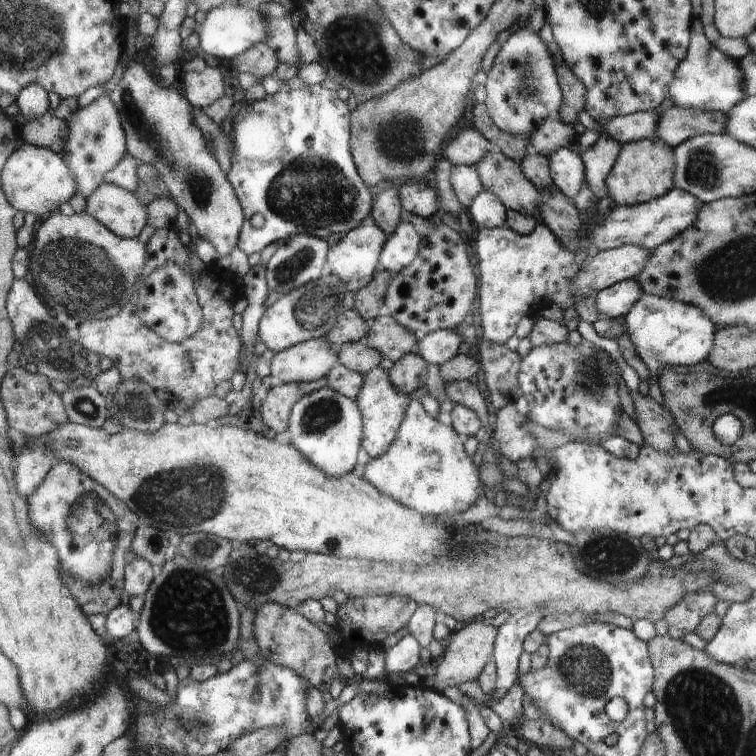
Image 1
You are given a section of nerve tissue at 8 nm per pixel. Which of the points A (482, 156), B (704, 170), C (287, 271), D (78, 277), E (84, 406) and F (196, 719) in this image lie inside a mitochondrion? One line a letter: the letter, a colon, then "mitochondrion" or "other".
A: other
B: mitochondrion
C: mitochondrion
D: mitochondrion
E: mitochondrion
F: mitochondrion

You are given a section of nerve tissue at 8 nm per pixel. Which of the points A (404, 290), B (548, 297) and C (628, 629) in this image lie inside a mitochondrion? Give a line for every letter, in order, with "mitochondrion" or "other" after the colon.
A: other
B: other
C: other

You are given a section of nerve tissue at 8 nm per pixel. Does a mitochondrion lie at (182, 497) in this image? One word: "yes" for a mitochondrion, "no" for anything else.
yes

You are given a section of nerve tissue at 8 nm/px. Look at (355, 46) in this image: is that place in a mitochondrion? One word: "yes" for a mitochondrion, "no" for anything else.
yes

